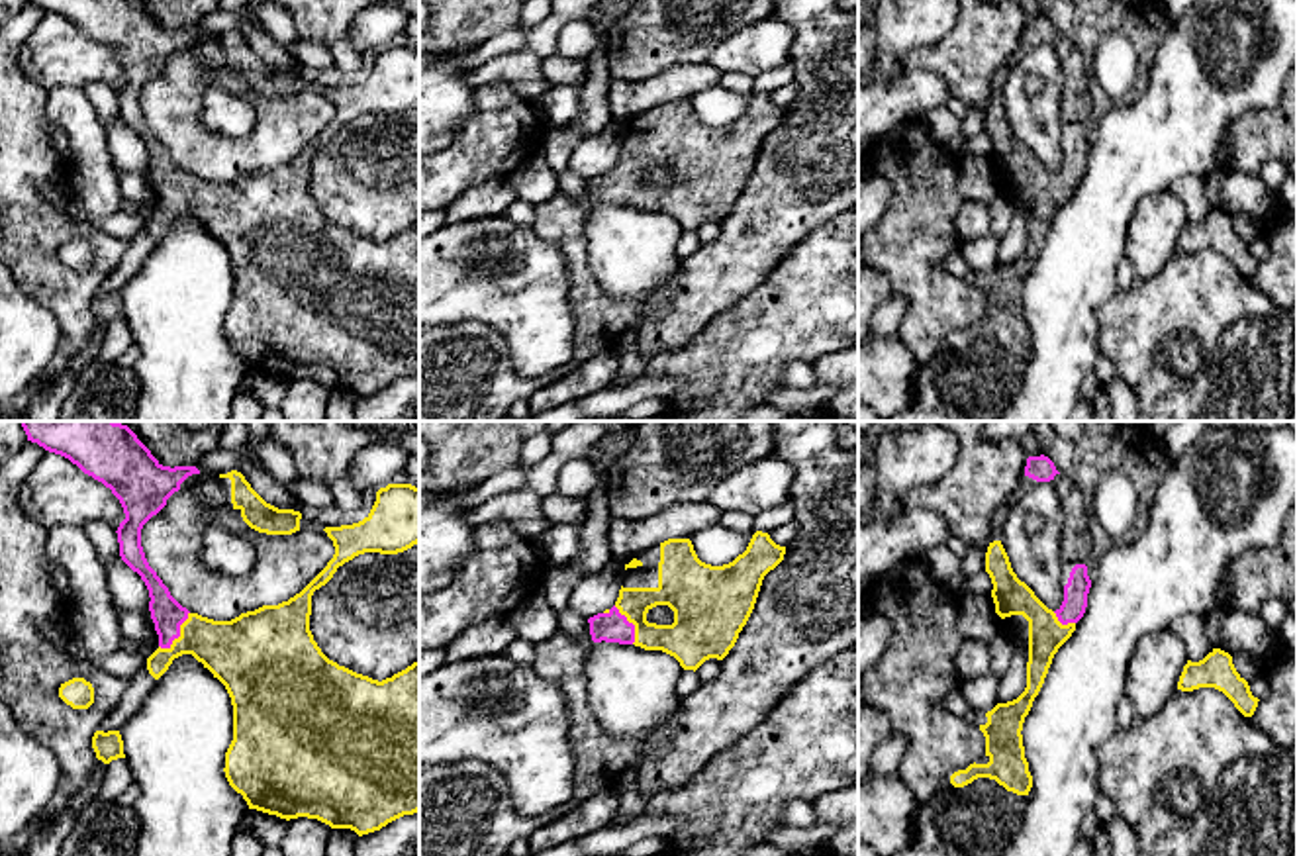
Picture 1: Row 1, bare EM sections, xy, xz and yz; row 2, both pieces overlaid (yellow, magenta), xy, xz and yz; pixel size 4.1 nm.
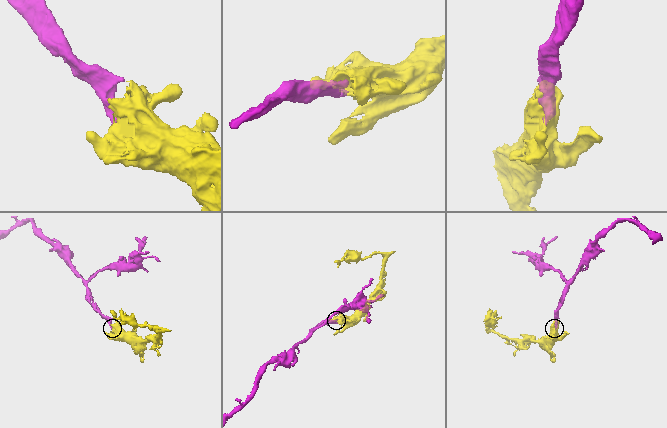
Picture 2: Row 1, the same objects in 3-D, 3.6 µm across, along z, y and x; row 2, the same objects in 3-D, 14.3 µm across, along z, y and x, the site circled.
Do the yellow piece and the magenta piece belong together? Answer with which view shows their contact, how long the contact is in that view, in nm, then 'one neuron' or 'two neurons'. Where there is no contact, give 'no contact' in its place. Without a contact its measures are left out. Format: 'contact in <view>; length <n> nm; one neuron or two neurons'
contact in xy; length 200 nm; one neuron

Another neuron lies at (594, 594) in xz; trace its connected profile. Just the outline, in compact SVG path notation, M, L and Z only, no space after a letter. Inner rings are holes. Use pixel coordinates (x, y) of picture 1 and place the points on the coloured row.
M611 560L600 572L588 574L568 597L568 609L590 619L611 609L619 597L625 564Z

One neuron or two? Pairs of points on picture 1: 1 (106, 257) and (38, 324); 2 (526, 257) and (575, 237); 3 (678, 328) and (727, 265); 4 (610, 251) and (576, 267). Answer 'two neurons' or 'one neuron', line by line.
1: two neurons
2: two neurons
3: one neuron
4: two neurons

